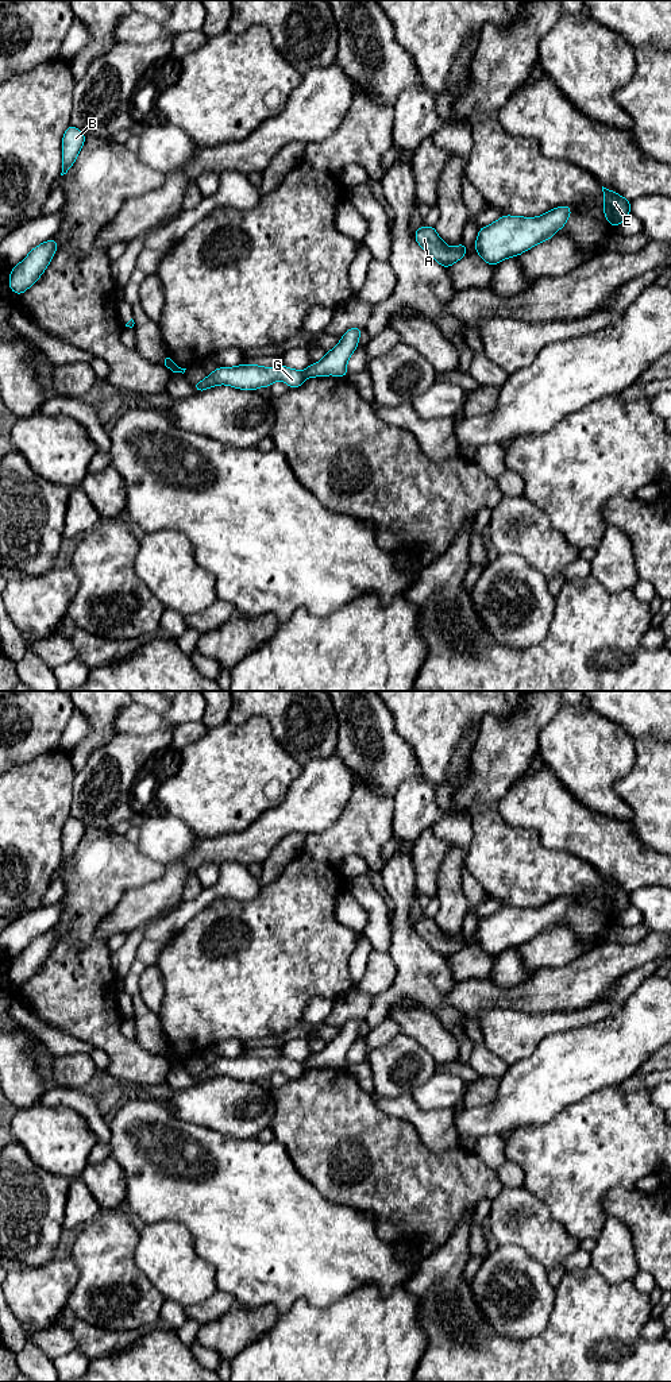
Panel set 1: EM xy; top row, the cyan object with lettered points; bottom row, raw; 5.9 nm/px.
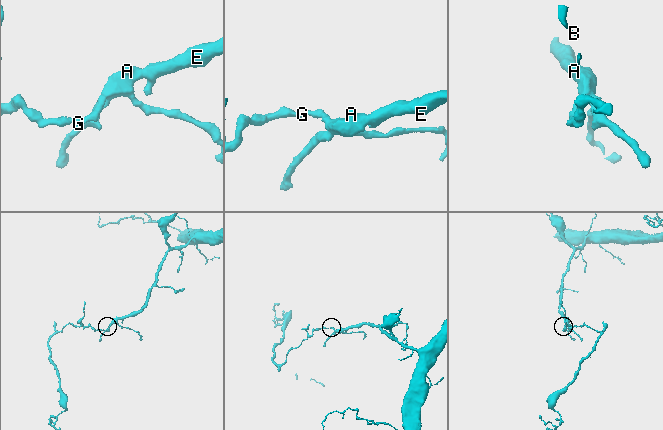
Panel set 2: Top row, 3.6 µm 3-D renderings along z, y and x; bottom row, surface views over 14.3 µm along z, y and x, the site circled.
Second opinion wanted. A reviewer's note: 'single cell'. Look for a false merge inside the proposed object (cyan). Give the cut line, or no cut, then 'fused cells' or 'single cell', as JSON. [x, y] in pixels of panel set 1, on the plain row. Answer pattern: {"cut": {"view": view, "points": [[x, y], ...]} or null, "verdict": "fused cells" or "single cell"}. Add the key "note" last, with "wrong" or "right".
{"cut": {"view": "xy", "points": [[303, 1064], [305, 1068]]}, "verdict": "fused cells", "note": "wrong"}

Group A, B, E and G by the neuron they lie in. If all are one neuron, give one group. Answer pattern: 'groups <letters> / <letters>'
groups A E / B G

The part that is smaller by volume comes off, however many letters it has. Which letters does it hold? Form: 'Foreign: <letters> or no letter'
Foreign: B, G

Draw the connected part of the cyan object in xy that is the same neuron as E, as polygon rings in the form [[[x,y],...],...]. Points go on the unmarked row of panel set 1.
[[[602,877],[603,904],[613,918],[617,918],[630,904],[630,892]]]

